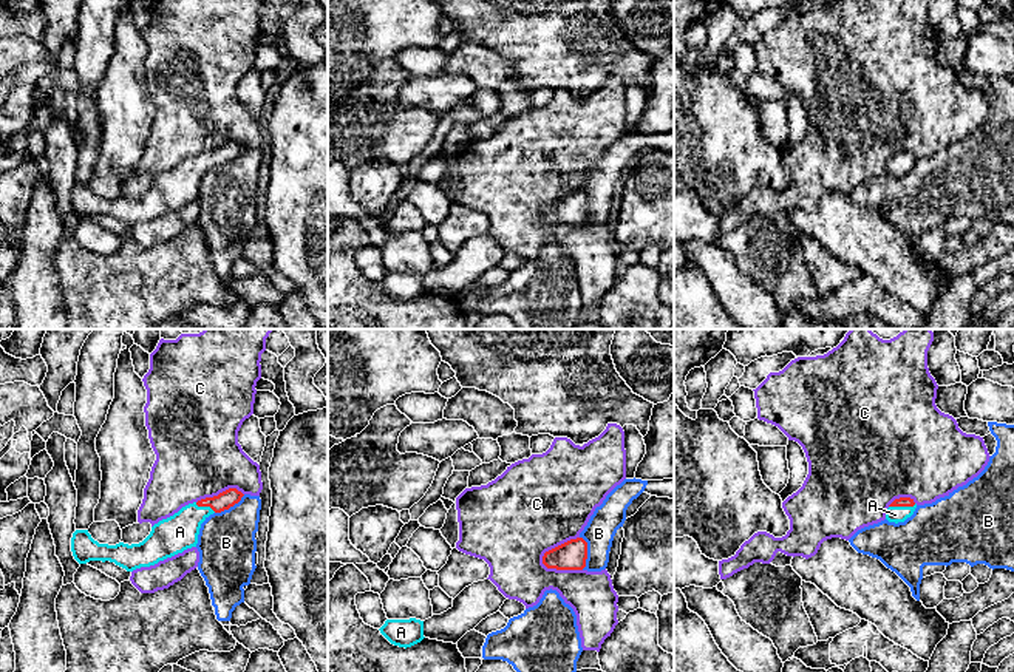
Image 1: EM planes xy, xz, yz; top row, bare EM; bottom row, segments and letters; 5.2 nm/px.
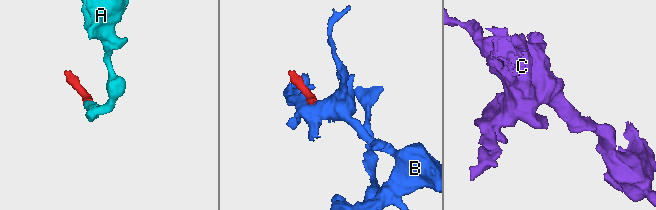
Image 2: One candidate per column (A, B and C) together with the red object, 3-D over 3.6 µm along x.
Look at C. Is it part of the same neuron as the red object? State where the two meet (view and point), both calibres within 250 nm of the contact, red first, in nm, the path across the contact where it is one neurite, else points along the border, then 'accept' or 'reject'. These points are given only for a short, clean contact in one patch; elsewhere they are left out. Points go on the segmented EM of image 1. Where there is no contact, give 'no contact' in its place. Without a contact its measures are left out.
xz (558, 546) | 150/480 nm | reject

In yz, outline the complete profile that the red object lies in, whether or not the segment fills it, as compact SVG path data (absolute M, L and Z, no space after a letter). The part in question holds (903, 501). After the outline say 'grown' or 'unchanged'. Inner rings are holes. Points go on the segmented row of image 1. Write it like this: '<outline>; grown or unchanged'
M910 497L895 499L886 511L886 519L895 524L904 522L907 518L914 514L915 508L917 504Z; grown

